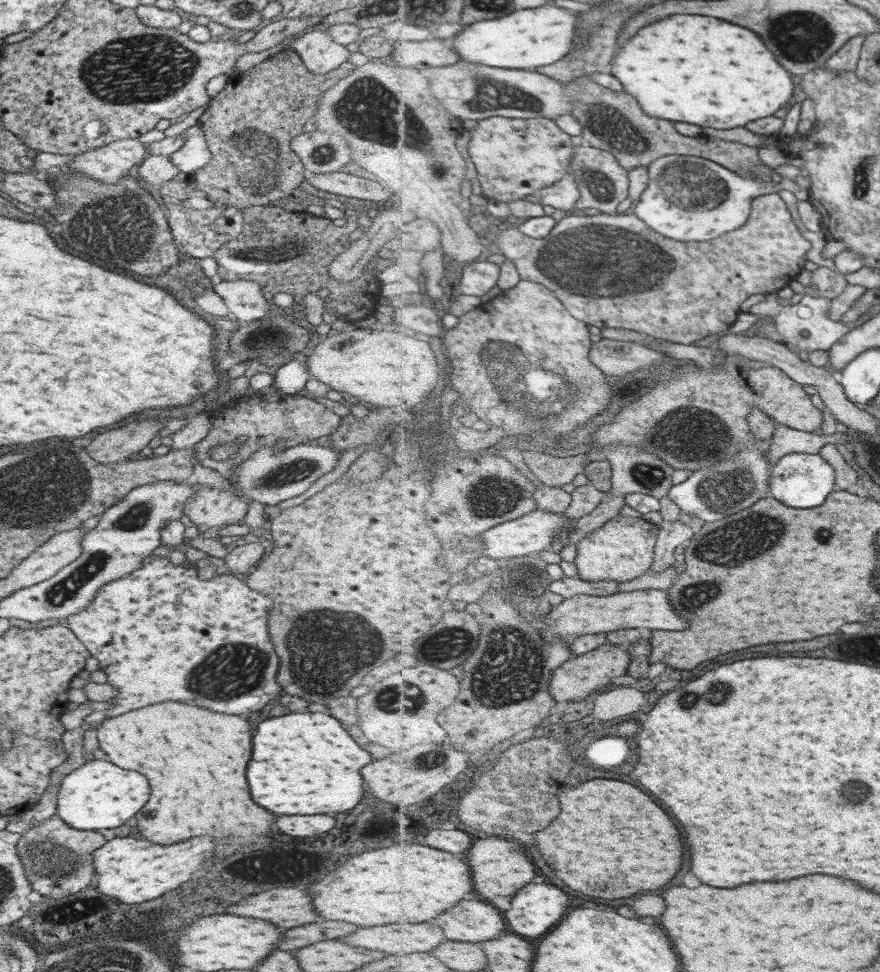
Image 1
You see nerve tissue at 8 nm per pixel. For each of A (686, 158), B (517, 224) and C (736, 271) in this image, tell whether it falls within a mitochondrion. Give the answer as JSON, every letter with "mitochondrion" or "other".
{"A":"mitochondrion","B":"other","C":"other"}

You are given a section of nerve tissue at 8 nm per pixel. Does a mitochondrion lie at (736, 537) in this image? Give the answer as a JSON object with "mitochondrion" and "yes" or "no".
{"mitochondrion":"yes"}

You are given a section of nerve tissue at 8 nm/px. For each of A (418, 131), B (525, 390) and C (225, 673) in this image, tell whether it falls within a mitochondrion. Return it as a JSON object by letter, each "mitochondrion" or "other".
{"A":"mitochondrion","B":"mitochondrion","C":"mitochondrion"}

